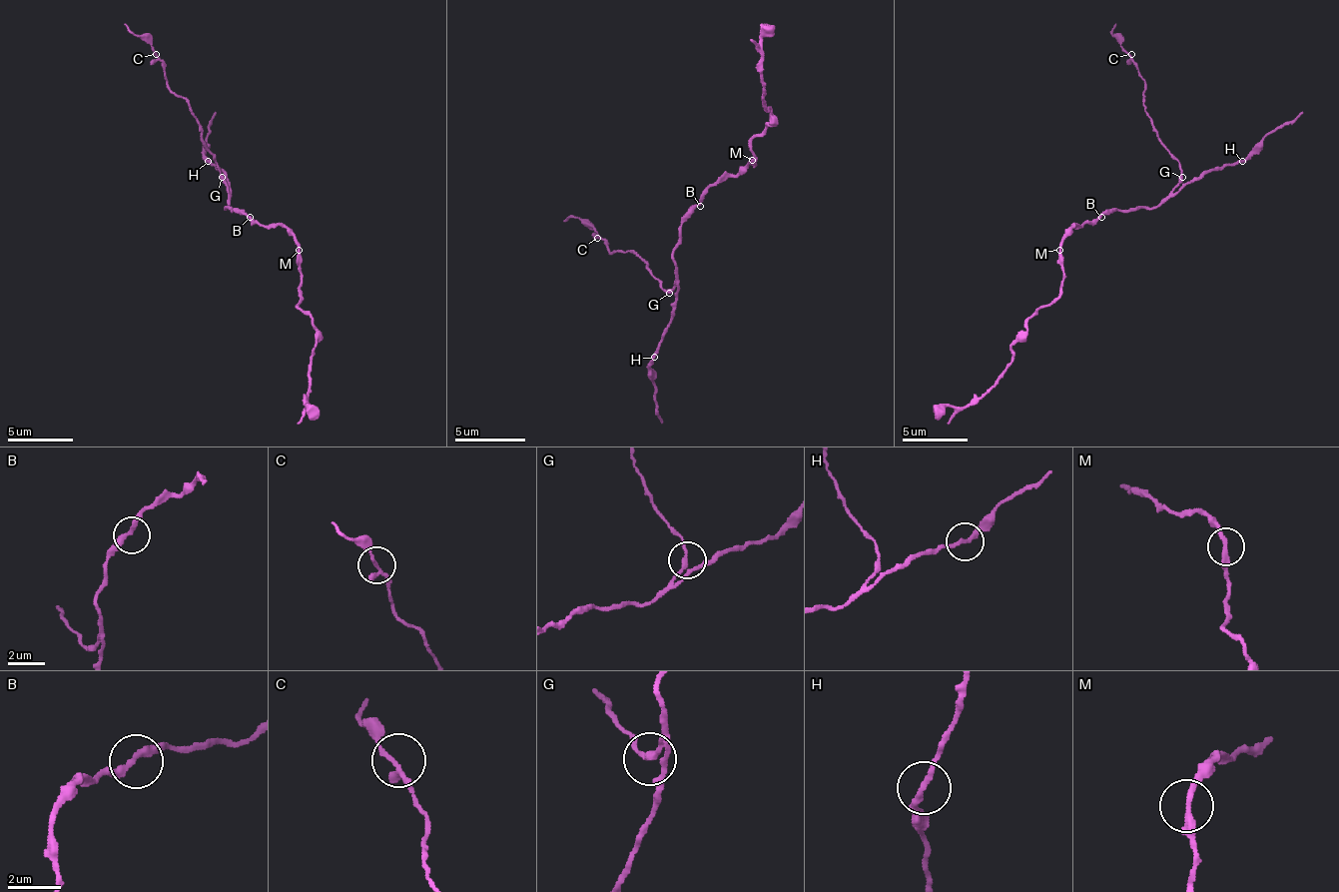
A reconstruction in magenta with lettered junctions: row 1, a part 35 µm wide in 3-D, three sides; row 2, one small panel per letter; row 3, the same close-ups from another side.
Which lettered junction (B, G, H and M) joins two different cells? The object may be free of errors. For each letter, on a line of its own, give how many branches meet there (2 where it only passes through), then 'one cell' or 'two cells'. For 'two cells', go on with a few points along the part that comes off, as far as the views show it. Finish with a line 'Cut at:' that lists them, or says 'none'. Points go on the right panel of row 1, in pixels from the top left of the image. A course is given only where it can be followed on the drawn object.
B: 2 branches meet; one cell
G: 2 branches meet; two cells; foreign part runs (1183, 178), (1180, 161), (1166, 148), (1147, 112), (1144, 86), (1127, 50), (1111, 34), (1114, 24)
H: 2 branches meet; one cell
M: 2 branches meet; one cell
Cut at: G

